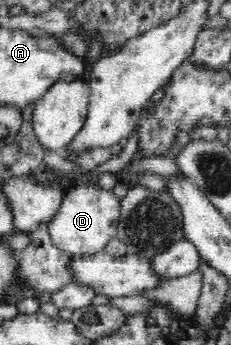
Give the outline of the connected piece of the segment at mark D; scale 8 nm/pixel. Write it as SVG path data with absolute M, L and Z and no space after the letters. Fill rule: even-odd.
M76 185L64 196L59 214L49 224L48 232L54 246L74 256L97 254L118 236L120 219L121 200L114 196L114 192Z

